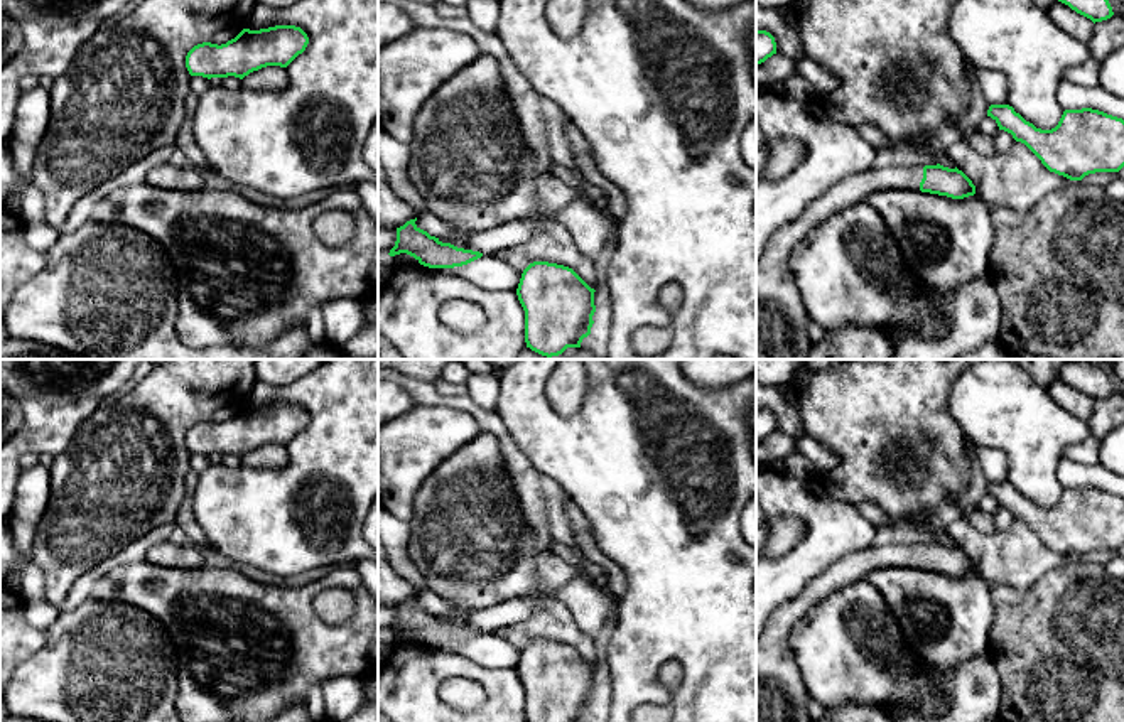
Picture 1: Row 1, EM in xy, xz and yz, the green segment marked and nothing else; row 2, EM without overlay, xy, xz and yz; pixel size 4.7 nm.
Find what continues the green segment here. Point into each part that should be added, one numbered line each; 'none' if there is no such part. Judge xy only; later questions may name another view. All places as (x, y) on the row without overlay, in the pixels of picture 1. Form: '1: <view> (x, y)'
none

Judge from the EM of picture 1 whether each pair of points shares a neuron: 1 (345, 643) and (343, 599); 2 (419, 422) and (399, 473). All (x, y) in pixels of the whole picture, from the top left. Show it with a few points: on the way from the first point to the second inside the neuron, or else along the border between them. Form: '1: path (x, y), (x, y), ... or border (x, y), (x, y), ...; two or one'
1: border (311, 599), (328, 623), (341, 625), (355, 611); two
2: path (419, 434), (404, 452), (404, 461); one

